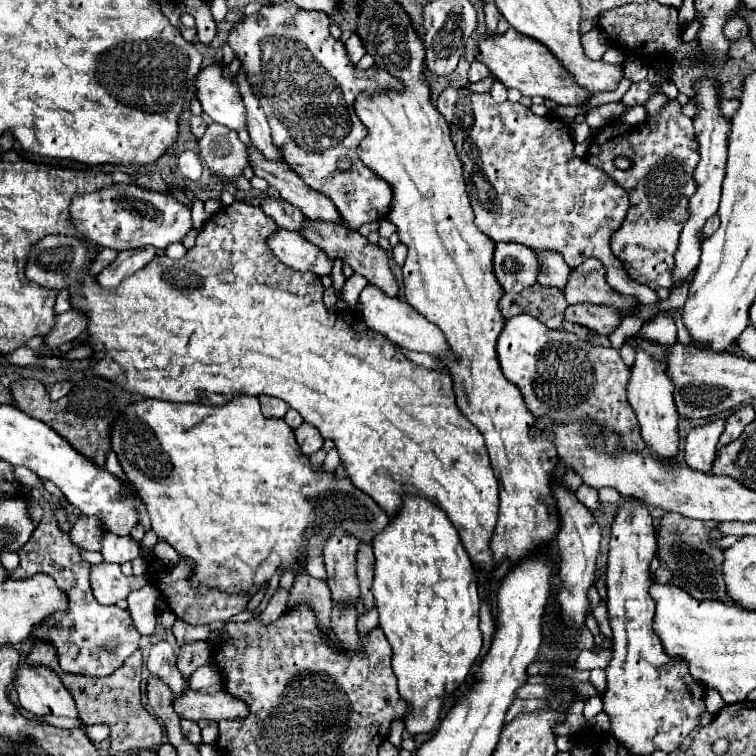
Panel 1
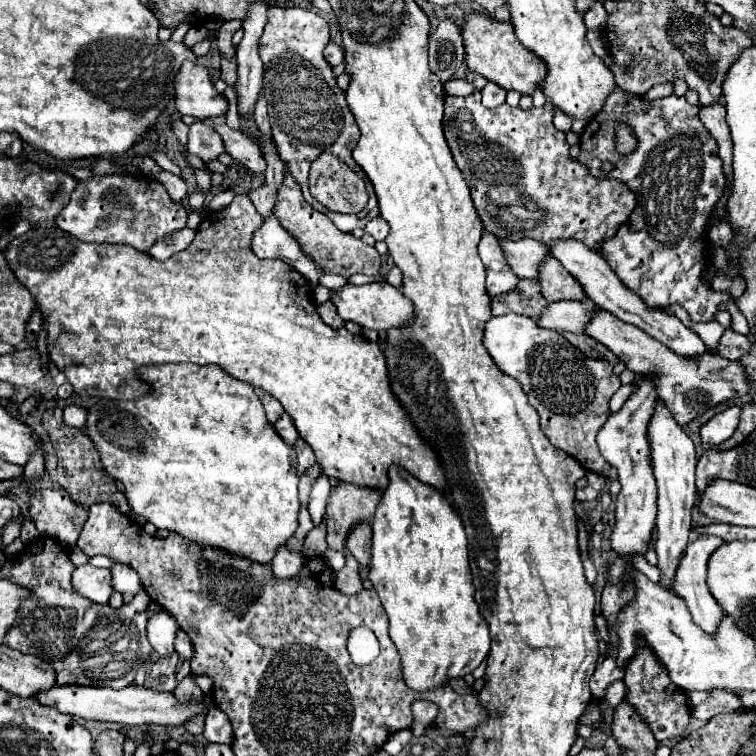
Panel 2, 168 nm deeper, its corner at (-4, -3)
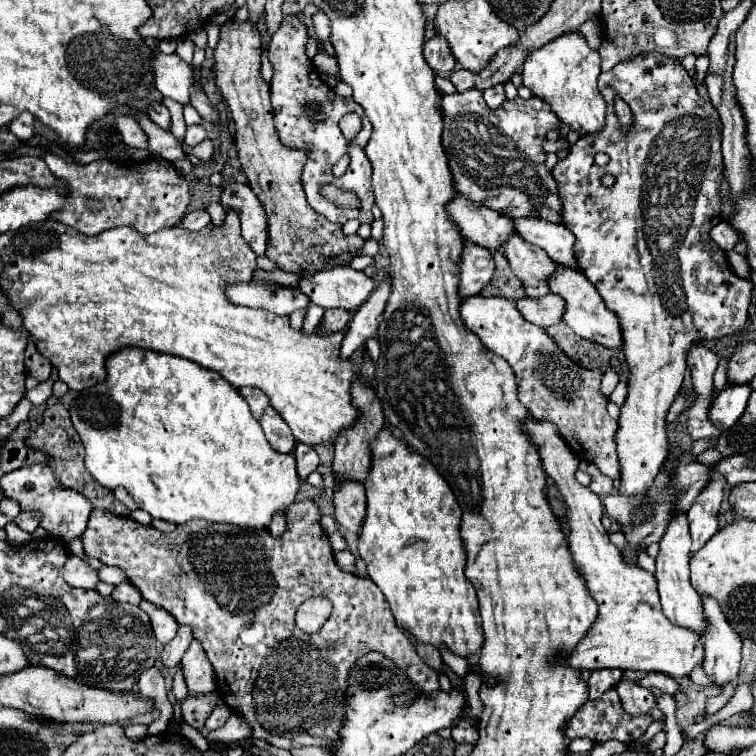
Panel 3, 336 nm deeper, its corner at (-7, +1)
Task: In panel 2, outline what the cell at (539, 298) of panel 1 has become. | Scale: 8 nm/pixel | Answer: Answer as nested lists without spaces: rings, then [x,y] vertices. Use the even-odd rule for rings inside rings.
[[[521,279],[515,291],[503,293],[493,299],[491,311],[493,315],[507,315],[507,313],[519,313],[531,319],[539,319],[543,309],[549,303],[543,301],[543,293],[539,293],[539,281],[527,281]]]

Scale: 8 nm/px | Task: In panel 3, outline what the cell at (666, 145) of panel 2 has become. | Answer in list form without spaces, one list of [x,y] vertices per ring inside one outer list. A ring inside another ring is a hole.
[[[640,53],[638,57],[632,57],[630,61],[620,61],[618,65],[614,65],[614,69],[610,69],[610,71],[606,71],[606,73],[600,73],[600,77],[598,77],[598,89],[600,89],[600,93],[602,93],[602,97],[606,99],[606,103],[608,103],[608,115],[606,115],[606,127],[604,127],[604,131],[600,131],[598,135],[586,135],[586,137],[582,137],[582,139],[578,139],[572,147],[570,147],[570,155],[566,157],[566,159],[562,159],[562,161],[558,161],[556,165],[554,165],[554,169],[552,169],[552,177],[554,177],[554,181],[556,181],[556,185],[558,185],[558,195],[560,195],[560,199],[562,199],[562,225],[566,225],[566,229],[570,229],[572,233],[574,233],[574,237],[576,237],[576,243],[574,243],[574,259],[578,261],[578,267],[582,269],[582,273],[586,275],[586,279],[598,289],[598,293],[602,295],[602,299],[604,299],[604,303],[606,303],[606,307],[610,309],[610,311],[614,311],[616,315],[618,315],[618,321],[620,321],[620,329],[622,329],[622,339],[624,339],[624,345],[622,345],[622,351],[624,351],[624,355],[626,355],[626,361],[628,361],[628,365],[630,365],[630,383],[628,383],[628,399],[626,399],[626,403],[624,403],[624,407],[620,409],[620,421],[618,421],[618,435],[616,435],[616,441],[618,441],[618,457],[620,457],[620,467],[622,467],[622,471],[620,471],[620,477],[622,477],[622,485],[620,485],[620,493],[624,493],[624,495],[636,495],[636,493],[646,493],[648,491],[648,487],[652,485],[652,481],[654,481],[654,477],[658,475],[658,471],[660,471],[660,467],[662,467],[662,463],[664,463],[664,459],[666,459],[666,455],[668,455],[668,435],[666,435],[666,413],[668,413],[668,409],[670,409],[670,405],[672,405],[672,401],[674,401],[674,397],[676,397],[676,393],[680,391],[680,385],[682,385],[682,377],[684,377],[684,361],[686,361],[686,353],[688,353],[688,349],[690,349],[690,345],[694,345],[694,343],[698,343],[698,341],[710,341],[710,339],[718,339],[718,337],[724,337],[724,335],[732,335],[732,333],[736,333],[736,331],[740,331],[742,327],[744,327],[744,323],[748,321],[748,305],[750,305],[750,297],[752,297],[752,289],[754,289],[754,285],[748,281],[748,279],[742,279],[742,277],[738,277],[734,271],[732,271],[732,267],[728,265],[728,259],[726,259],[726,253],[718,247],[718,245],[714,245],[714,241],[710,239],[710,229],[714,227],[714,225],[718,225],[720,221],[722,221],[722,215],[720,215],[720,199],[718,199],[718,187],[720,187],[720,179],[722,179],[722,151],[720,151],[720,133],[722,133],[722,123],[720,123],[720,117],[718,117],[718,111],[714,109],[714,105],[710,105],[710,103],[706,103],[700,95],[698,95],[698,91],[696,91],[696,87],[694,87],[694,83],[692,83],[692,79],[690,79],[690,75],[688,75],[688,71],[680,65],[680,59],[672,59],[672,57],[666,57],[666,55],[662,55],[662,53]],[[616,95],[620,95],[628,105],[630,105],[630,109],[632,109],[632,117],[634,117],[634,121],[632,121],[632,125],[630,125],[630,129],[620,129],[620,119],[616,117],[616,111],[614,111],[614,97]],[[598,151],[604,151],[604,153],[608,153],[610,155],[610,161],[608,161],[608,165],[606,167],[598,167],[596,163],[594,163],[594,155],[598,153]],[[604,173],[610,173],[610,175],[614,175],[616,177],[616,183],[612,185],[612,187],[604,187],[602,183],[600,183],[600,177],[604,175]]]

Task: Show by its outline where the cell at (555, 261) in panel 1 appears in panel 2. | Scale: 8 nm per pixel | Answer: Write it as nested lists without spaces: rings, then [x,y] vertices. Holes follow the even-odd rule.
[[[499,239],[499,243],[505,249],[505,257],[511,269],[521,279],[539,279],[539,265],[547,257],[551,257],[549,245],[543,245],[541,241],[535,239],[519,239],[519,241]]]

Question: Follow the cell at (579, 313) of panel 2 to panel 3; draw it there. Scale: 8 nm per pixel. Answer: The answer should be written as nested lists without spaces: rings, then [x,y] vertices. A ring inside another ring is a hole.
[[[548,293],[546,297],[540,299],[530,299],[530,297],[522,297],[516,301],[516,309],[522,311],[522,317],[542,329],[556,325],[562,321],[562,309],[564,309],[564,301],[562,297]]]

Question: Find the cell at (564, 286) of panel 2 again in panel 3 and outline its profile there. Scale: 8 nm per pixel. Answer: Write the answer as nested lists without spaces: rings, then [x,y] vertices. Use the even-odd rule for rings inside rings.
[[[510,235],[500,251],[508,259],[510,269],[514,269],[514,275],[522,281],[524,293],[528,297],[542,297],[550,293],[546,279],[554,271],[556,263],[546,255],[546,251],[530,245],[518,235]]]

